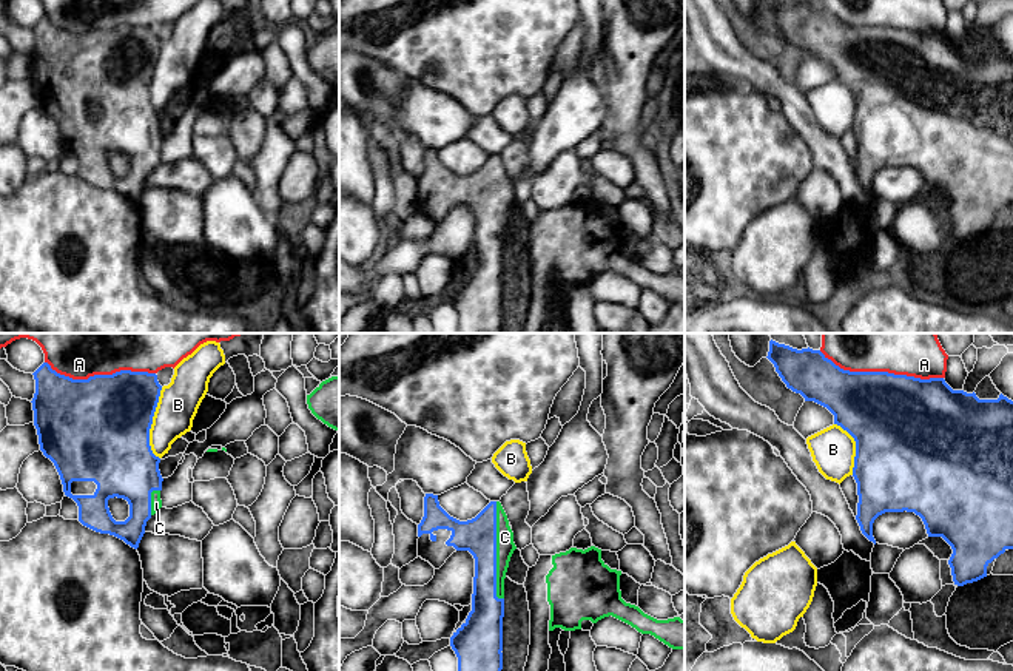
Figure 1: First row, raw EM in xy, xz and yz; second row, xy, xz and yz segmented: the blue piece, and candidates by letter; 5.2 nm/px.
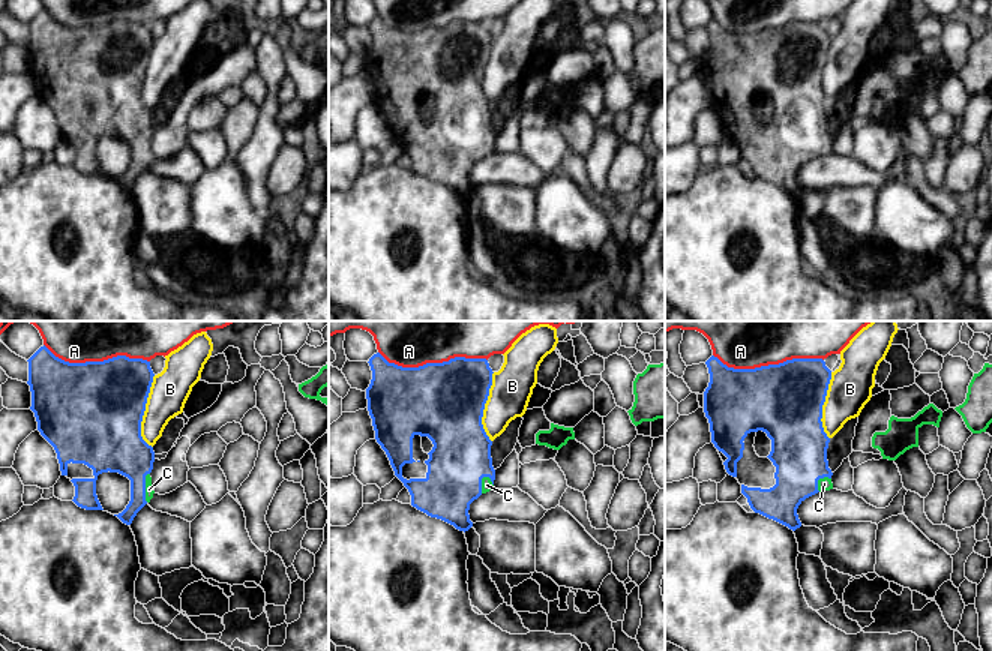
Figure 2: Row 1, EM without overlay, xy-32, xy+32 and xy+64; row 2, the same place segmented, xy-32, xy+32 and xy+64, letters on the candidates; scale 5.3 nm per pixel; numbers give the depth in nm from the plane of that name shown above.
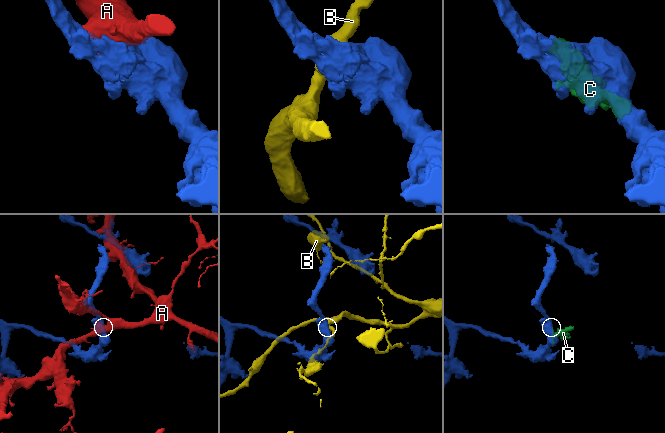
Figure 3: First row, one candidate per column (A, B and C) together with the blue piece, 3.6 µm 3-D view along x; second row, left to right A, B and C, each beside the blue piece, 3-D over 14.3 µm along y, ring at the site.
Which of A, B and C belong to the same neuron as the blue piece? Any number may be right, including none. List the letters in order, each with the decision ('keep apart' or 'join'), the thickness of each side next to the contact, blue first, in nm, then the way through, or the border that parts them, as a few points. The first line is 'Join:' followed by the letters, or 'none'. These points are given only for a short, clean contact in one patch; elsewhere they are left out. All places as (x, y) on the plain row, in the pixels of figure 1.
Join: C
A: keep apart; calibres 460 and 180 nm
B: keep apart; calibres 480 and 220 nm
C: join; calibres 190 and 100 nm

